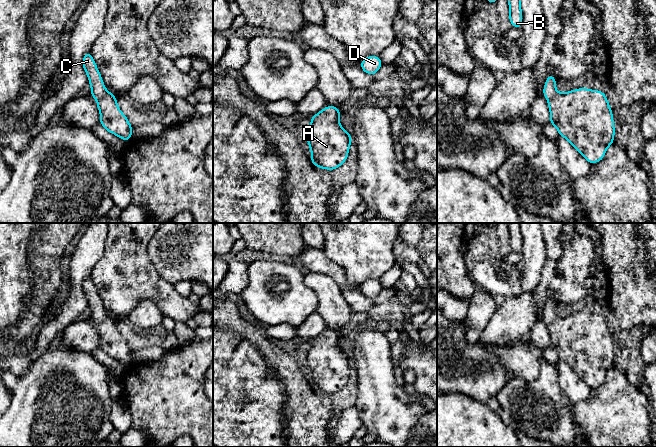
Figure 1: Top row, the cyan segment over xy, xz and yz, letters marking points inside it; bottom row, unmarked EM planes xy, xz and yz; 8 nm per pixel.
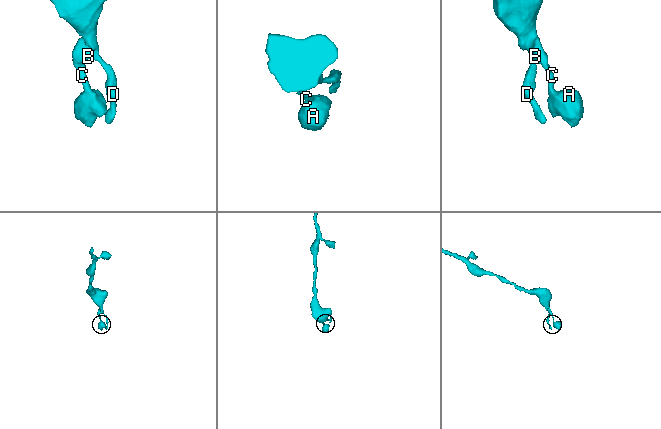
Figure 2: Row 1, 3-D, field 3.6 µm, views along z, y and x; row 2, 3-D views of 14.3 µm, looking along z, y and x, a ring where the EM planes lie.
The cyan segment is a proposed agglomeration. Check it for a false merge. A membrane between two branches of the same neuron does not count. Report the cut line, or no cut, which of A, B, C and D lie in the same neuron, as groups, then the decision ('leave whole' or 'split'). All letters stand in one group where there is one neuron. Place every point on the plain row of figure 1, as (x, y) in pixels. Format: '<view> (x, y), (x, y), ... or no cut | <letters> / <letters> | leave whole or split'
no cut | A B C D | leave whole

